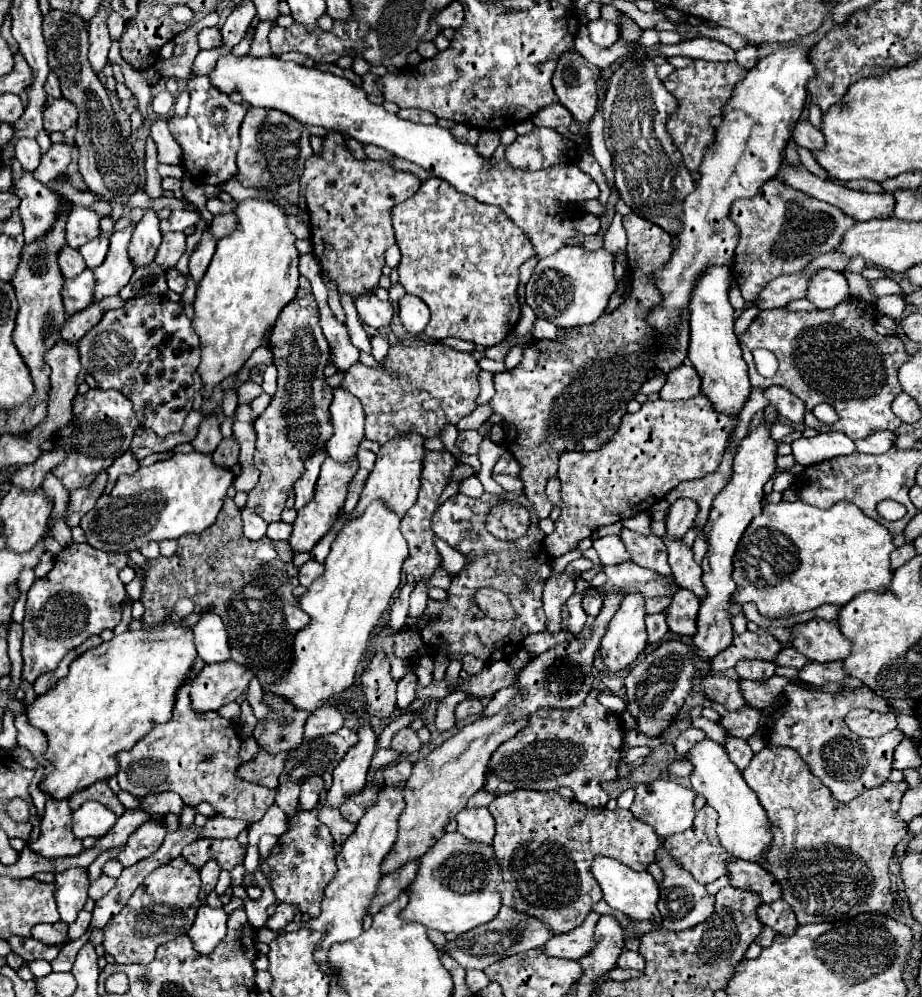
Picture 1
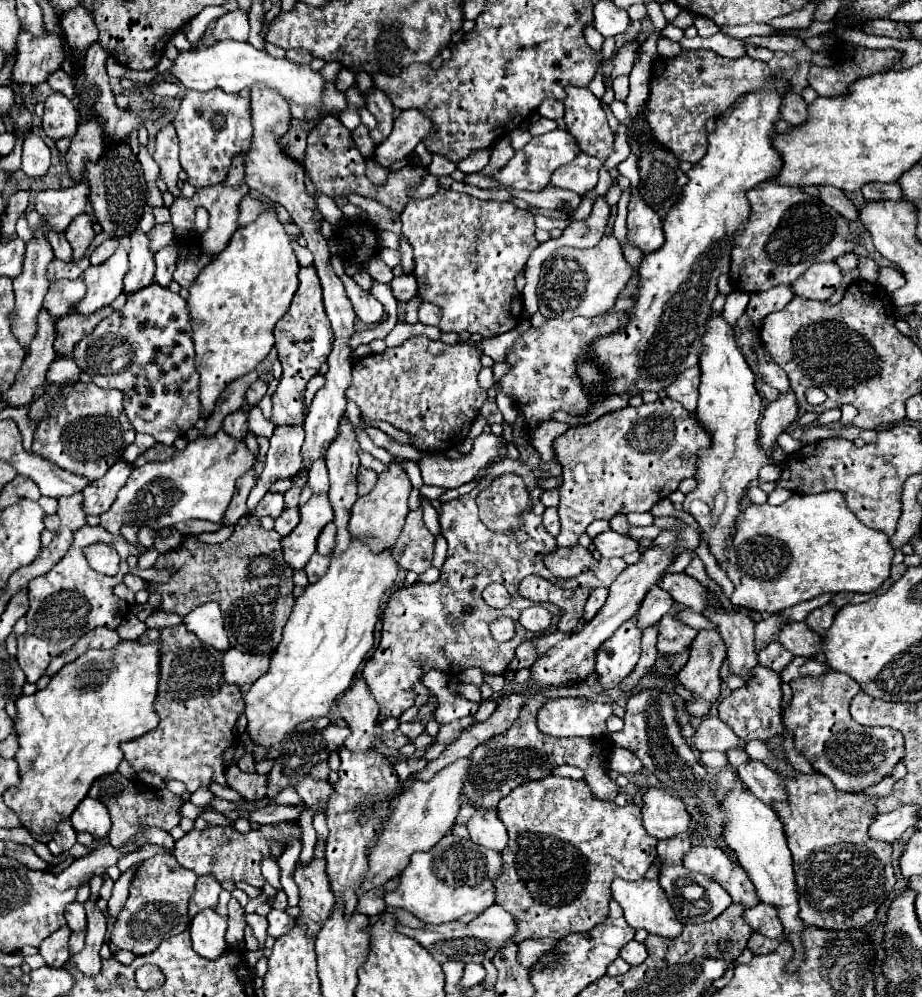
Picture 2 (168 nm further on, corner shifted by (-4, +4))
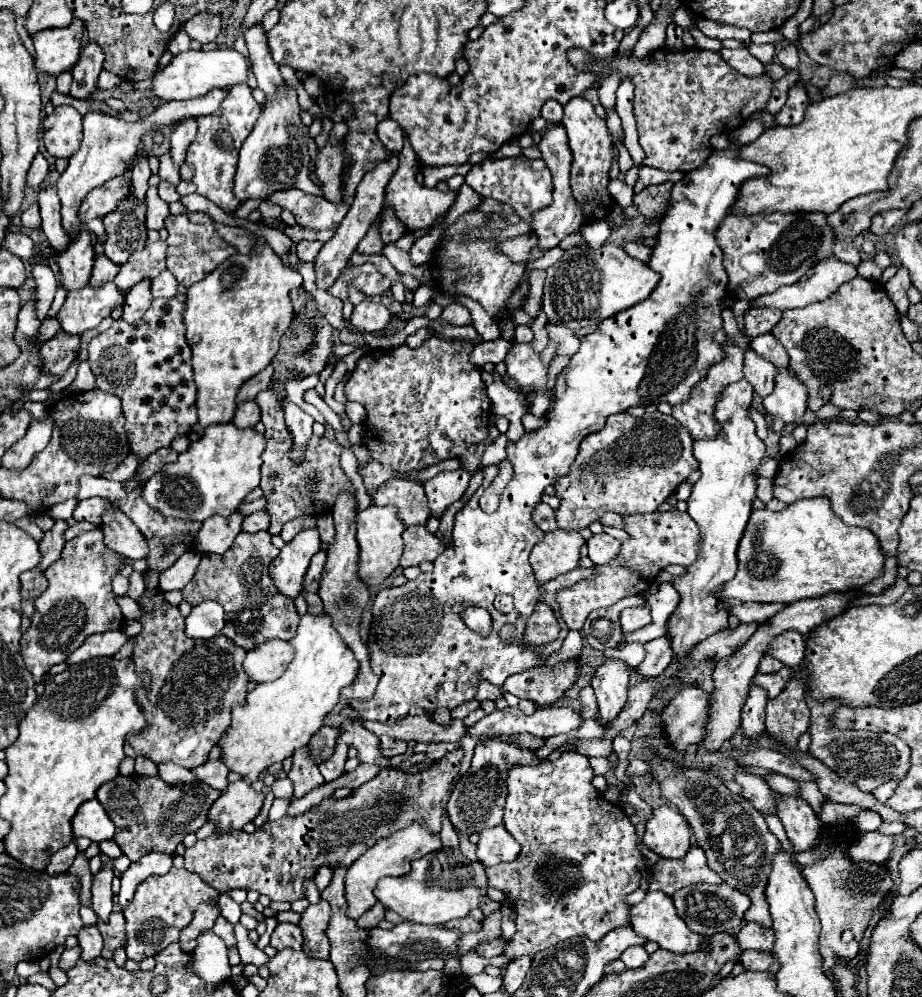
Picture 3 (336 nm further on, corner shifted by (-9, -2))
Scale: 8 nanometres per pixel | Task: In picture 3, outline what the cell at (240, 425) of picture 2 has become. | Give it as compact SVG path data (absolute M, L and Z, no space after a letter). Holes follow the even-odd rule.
M247 400L247 402L237 404L233 424L239 428L249 428L249 426L255 426L259 422L259 418L261 418L261 408L257 406L255 400Z

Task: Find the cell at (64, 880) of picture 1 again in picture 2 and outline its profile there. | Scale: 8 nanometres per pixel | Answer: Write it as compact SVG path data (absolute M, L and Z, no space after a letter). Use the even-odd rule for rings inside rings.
M74 900L66 908L66 920L68 920L70 930L82 930L82 928L86 928L86 910L84 910L84 904L80 904L78 900Z

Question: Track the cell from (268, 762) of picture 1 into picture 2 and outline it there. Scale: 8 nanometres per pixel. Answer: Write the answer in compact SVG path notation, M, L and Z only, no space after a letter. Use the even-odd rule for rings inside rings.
M232 764L226 768L226 780L230 788L240 792L240 796L248 800L260 800L266 796L268 774L258 774L258 772L248 774L248 772L242 772L236 764Z

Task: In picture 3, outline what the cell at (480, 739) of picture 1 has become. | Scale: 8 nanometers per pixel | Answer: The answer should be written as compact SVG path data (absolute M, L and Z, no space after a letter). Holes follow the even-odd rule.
M411 824L409 828L395 832L395 836L389 836L385 840L379 840L373 848L369 848L353 866L349 866L347 876L345 876L345 898L347 898L347 916L357 920L359 916L363 916L367 910L371 910L377 900L373 896L373 890L377 886L377 882L383 876L403 876L409 872L411 862L427 856L433 850L441 848L441 840L439 836L433 836L427 828L421 828L421 824Z

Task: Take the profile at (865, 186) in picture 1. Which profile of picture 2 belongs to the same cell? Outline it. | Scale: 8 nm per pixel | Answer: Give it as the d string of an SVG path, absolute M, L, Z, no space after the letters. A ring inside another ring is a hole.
M880 182L864 184L862 196L864 200L902 200L898 184L880 184Z

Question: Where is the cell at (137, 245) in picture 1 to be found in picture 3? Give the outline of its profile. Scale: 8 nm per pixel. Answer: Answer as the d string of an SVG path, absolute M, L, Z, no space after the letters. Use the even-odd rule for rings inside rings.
M139 282L127 292L127 298L123 304L123 320L125 322L129 322L129 324L137 322L147 312L147 308L151 306L153 298L149 292L149 284L151 282Z

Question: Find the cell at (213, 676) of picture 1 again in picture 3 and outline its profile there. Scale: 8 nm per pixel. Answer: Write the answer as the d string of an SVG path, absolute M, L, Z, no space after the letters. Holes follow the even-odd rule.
M265 640L259 648L247 652L243 668L253 682L271 682L279 678L293 660L293 646L285 640Z

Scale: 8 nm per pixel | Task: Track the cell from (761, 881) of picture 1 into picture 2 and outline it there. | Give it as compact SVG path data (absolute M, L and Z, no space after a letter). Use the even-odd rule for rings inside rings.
M692 846L684 856L684 866L688 866L692 872L700 872L716 880L732 896L734 902L744 904L746 908L752 908L760 902L746 870L742 870L742 866L736 864L722 848Z

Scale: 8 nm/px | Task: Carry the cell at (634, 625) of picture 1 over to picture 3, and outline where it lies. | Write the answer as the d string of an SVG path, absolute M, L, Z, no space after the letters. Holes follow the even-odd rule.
M605 660L593 680L591 686L597 696L599 712L597 712L597 722L601 726L607 726L625 706L627 702L627 690L629 690L629 668L623 660Z

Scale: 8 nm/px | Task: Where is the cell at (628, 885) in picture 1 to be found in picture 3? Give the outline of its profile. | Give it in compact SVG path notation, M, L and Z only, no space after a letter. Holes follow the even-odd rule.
M647 892L645 900L631 908L631 926L637 936L643 936L651 942L657 942L661 948L677 952L677 954L687 954L687 952L697 952L703 948L707 948L707 950L711 948L711 944L701 934L695 934L687 928L687 924L677 916L671 898L665 896L663 892Z

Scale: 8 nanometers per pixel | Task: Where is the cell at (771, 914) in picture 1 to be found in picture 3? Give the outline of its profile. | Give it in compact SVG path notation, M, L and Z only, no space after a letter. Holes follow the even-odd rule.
M745 924L737 934L737 944L741 950L759 950L769 952L773 948L773 928L761 928L759 924Z

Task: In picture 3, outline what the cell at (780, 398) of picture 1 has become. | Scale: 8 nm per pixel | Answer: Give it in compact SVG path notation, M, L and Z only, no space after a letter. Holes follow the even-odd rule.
M771 332L751 338L751 348L757 354L761 354L763 358L767 358L775 368L781 368L781 366L787 366L789 364L787 350L777 342L777 338Z

